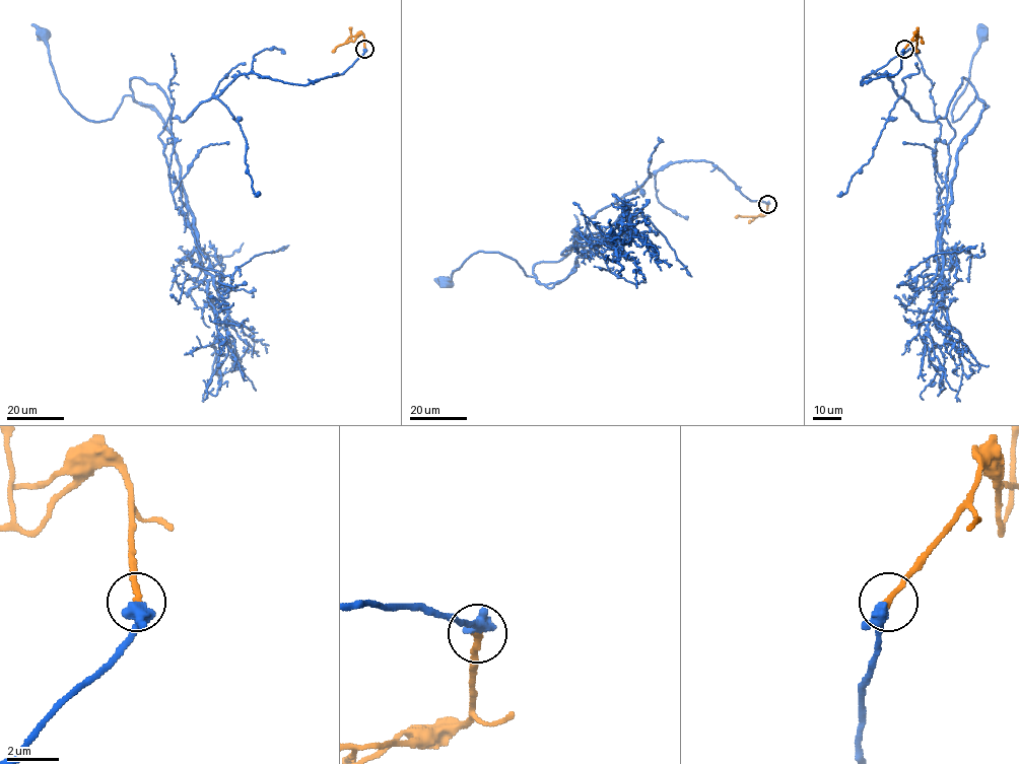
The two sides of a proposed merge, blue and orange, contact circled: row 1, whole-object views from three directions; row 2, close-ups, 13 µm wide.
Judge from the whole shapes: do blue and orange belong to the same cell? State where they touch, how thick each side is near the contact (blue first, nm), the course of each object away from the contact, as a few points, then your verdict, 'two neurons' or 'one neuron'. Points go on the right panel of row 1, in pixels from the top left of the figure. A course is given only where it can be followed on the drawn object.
at (904, 49); 360 nm thick on the blue side, 240 nm on the other; blue runs (904, 49), (897, 73), (861, 85), (883, 73), (935, 121), (963, 78), (977, 95), (953, 121), (983, 36); orange runs (904, 49), (913, 33), (918, 52); one neuron

